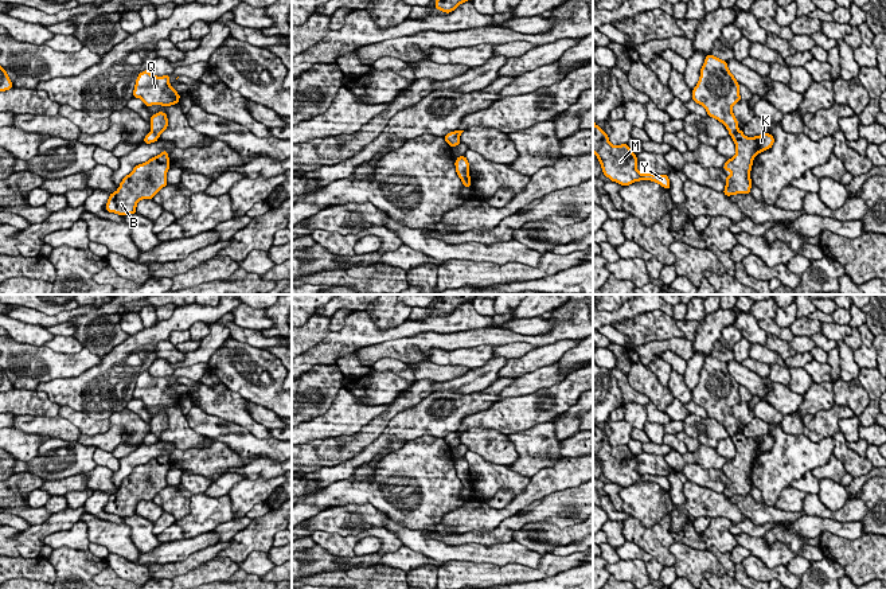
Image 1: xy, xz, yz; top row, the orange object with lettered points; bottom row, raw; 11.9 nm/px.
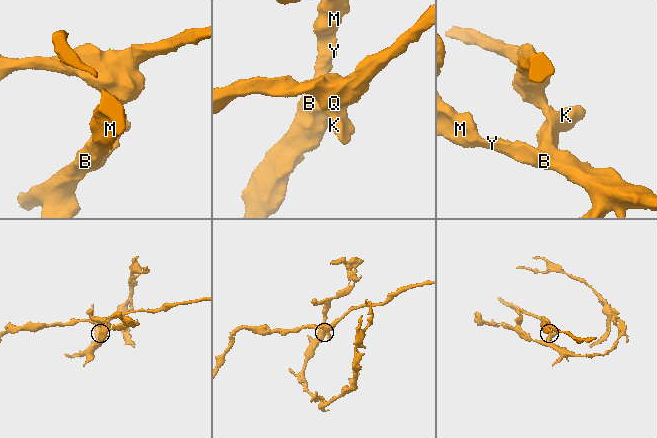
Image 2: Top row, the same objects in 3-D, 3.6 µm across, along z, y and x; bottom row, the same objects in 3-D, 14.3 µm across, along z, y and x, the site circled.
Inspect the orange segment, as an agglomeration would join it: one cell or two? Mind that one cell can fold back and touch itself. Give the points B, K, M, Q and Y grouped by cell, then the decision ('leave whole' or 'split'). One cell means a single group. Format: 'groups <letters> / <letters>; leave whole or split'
groups B K M Y / Q; split

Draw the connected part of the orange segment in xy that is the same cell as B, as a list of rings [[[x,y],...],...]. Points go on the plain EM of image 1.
[[[168,452],[136,467],[122,480],[118,491],[109,496],[105,511],[122,518],[136,515],[136,507],[141,500],[153,500],[168,485],[165,476],[169,468]]]

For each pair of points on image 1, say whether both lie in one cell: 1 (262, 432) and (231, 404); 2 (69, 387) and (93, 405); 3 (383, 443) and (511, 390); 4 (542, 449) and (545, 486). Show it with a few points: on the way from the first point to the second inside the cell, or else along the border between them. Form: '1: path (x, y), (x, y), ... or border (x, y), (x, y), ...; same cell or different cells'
1: path (254, 428), (238, 412); same cell
2: path (74, 391), (88, 400); same cell
3: border (515, 378), (500, 391), (499, 398); different cells
4: border (564, 457), (551, 465), (542, 467), (531, 478); different cells

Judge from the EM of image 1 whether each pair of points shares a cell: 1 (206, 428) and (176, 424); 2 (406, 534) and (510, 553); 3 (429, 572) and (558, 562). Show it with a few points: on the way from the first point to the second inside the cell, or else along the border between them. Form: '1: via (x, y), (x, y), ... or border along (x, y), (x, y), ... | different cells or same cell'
1: border along (184, 416), (188, 425), (203, 436) | different cells
2: via (432, 547), (442, 553), (484, 553) | same cell
3: border along (438, 569), (436, 574) | different cells

